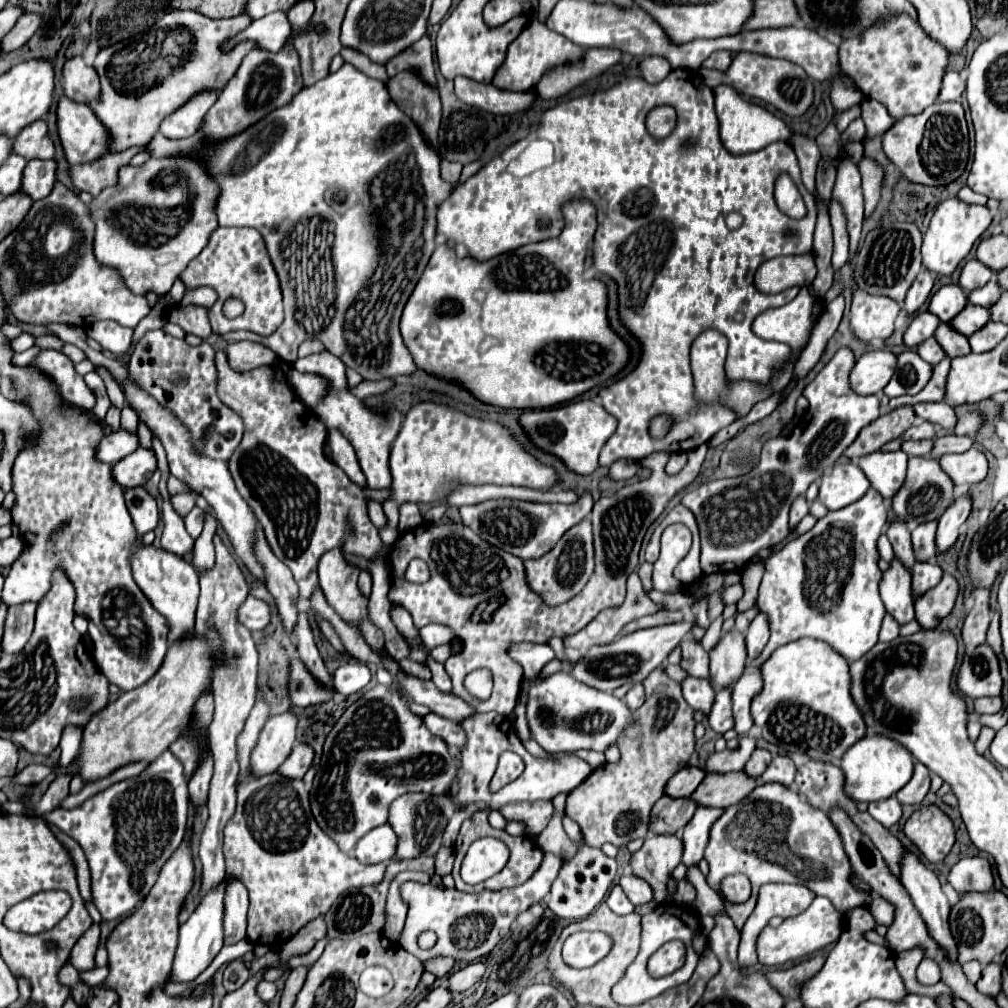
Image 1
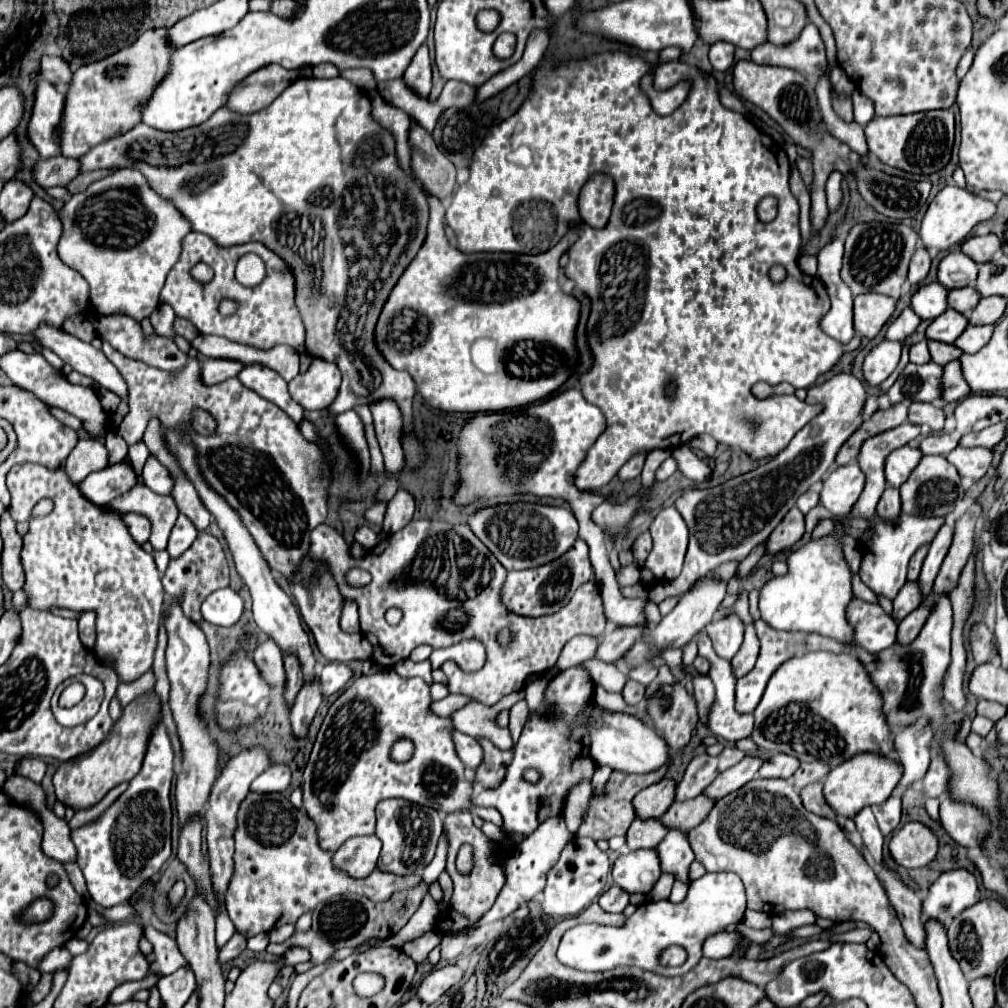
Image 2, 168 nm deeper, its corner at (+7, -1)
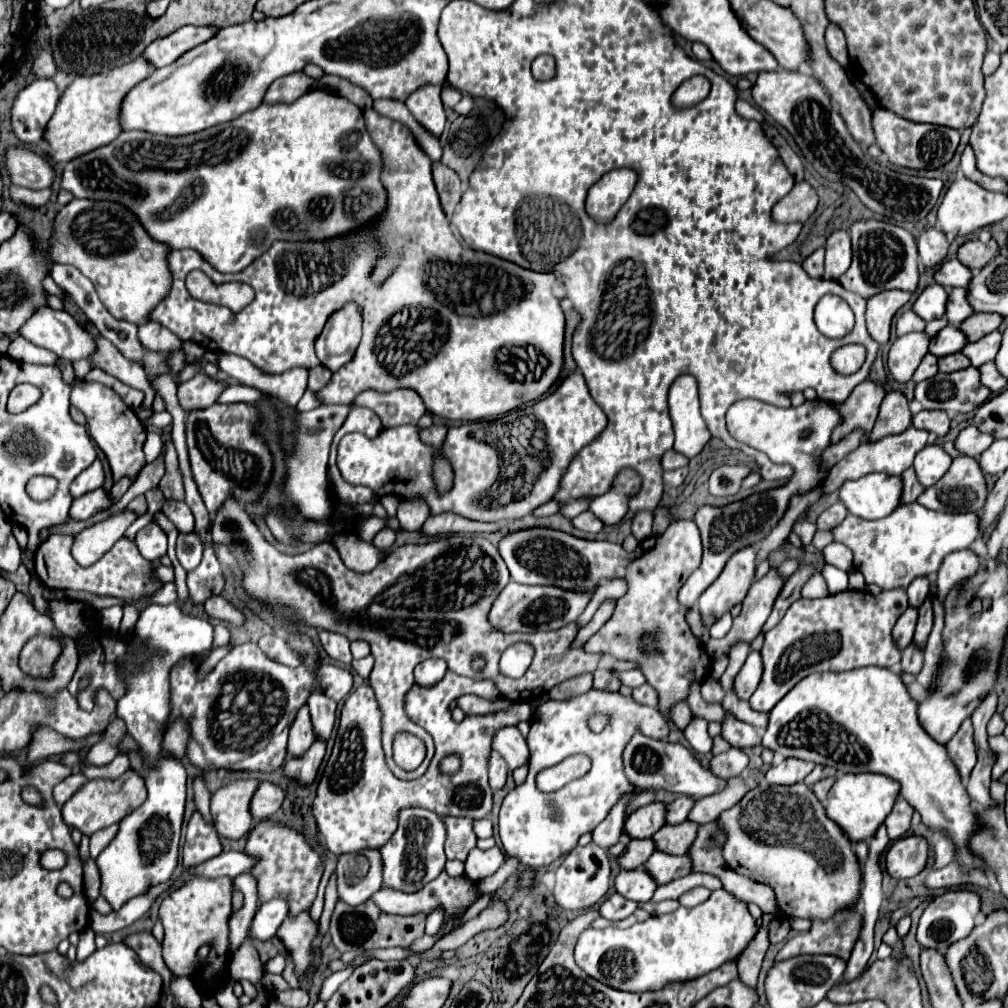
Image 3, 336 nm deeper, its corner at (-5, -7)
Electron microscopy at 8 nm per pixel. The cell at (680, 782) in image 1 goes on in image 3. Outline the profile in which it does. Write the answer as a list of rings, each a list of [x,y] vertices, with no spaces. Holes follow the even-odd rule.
[[[652,802],[644,808],[638,808],[626,818],[624,834],[632,840],[652,838],[652,834],[664,826],[664,814],[666,814],[666,808],[660,802]]]

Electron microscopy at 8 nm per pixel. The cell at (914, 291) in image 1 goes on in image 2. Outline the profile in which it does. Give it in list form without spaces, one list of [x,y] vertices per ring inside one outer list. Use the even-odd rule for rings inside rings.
[[[920,246],[920,248],[914,252],[914,256],[912,256],[910,272],[908,272],[908,282],[910,282],[912,286],[916,286],[916,284],[920,284],[920,282],[928,276],[928,272],[930,272],[930,254],[928,254],[926,248]]]

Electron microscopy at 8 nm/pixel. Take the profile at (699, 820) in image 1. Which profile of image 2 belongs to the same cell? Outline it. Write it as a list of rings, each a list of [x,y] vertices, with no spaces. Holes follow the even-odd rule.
[[[670,830],[666,838],[658,844],[658,856],[662,872],[670,872],[676,876],[676,880],[690,882],[688,880],[688,868],[694,862],[694,854],[688,842],[686,834],[680,834],[680,830]]]

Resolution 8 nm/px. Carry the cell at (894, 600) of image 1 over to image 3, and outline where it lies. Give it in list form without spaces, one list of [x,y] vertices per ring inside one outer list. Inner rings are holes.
[[[918,502],[902,504],[896,512],[880,520],[864,520],[848,514],[832,532],[838,542],[854,552],[854,564],[860,564],[858,570],[864,574],[866,584],[876,584],[882,590],[908,588],[914,578],[936,572],[946,554],[968,548],[984,536],[978,512],[944,514],[928,510]]]

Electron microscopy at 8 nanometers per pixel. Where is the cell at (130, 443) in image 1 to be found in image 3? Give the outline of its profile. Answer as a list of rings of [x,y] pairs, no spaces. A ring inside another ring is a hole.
[[[96,460],[90,468],[86,468],[80,476],[76,476],[76,480],[70,484],[72,498],[80,498],[80,496],[100,488],[102,482],[104,482],[104,470],[102,470],[100,460]]]

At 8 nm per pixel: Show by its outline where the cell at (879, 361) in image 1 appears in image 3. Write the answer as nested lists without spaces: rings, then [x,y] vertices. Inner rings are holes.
[[[924,330],[896,338],[888,354],[888,370],[896,382],[908,382],[912,378],[928,352],[928,344],[930,336]]]

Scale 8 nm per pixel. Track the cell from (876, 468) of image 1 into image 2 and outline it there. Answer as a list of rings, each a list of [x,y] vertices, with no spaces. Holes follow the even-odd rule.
[[[902,446],[890,452],[888,460],[884,460],[884,474],[886,474],[888,486],[898,488],[908,478],[912,468],[920,462],[920,458],[922,458],[922,452],[910,446]]]

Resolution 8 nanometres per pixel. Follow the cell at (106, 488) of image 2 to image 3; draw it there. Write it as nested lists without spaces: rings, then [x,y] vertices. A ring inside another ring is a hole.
[[[98,488],[98,490],[88,492],[86,496],[80,496],[80,498],[72,500],[72,508],[70,508],[68,516],[72,520],[88,520],[98,512],[108,510],[110,506],[112,506],[110,496],[102,488]]]

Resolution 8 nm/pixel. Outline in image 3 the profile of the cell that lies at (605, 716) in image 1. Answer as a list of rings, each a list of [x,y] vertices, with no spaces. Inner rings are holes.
[[[634,734],[634,738],[630,740],[630,744],[624,750],[624,772],[630,778],[632,784],[636,784],[636,788],[654,788],[654,790],[670,790],[676,794],[684,794],[690,796],[694,800],[700,800],[702,796],[710,796],[720,792],[720,788],[724,788],[724,784],[728,784],[728,780],[724,778],[716,778],[716,774],[712,774],[712,770],[704,768],[688,748],[684,748],[682,744],[670,744],[664,740],[654,740],[654,738],[646,738],[644,734]]]

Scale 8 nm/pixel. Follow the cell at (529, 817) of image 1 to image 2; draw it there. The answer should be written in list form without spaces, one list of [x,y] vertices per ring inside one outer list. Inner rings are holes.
[[[394,668],[358,678],[330,706],[320,726],[318,738],[314,742],[310,760],[304,768],[304,782],[302,782],[304,808],[318,826],[318,840],[324,850],[336,852],[352,836],[374,834],[374,824],[376,824],[374,808],[380,800],[386,798],[404,798],[422,806],[436,808],[446,814],[456,810],[470,810],[472,814],[478,814],[480,818],[500,826],[498,810],[470,806],[472,784],[466,782],[464,764],[456,756],[450,740],[452,722],[450,718],[440,718],[436,714],[430,714],[428,706],[430,706],[428,684],[422,678],[402,678]],[[400,738],[408,738],[414,744],[414,754],[404,764],[398,764],[390,758],[390,750]]]

